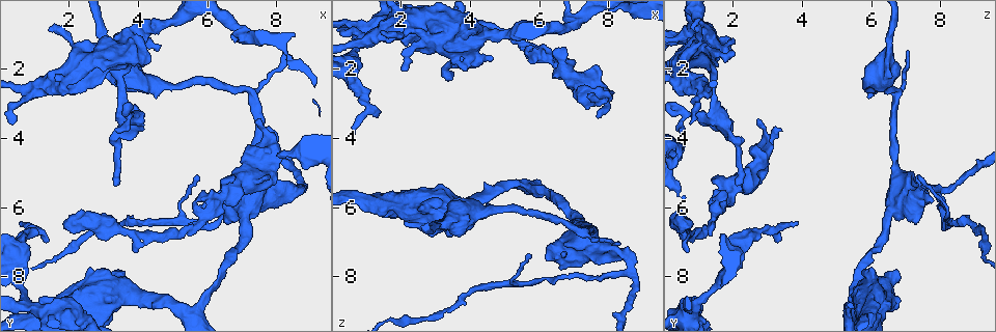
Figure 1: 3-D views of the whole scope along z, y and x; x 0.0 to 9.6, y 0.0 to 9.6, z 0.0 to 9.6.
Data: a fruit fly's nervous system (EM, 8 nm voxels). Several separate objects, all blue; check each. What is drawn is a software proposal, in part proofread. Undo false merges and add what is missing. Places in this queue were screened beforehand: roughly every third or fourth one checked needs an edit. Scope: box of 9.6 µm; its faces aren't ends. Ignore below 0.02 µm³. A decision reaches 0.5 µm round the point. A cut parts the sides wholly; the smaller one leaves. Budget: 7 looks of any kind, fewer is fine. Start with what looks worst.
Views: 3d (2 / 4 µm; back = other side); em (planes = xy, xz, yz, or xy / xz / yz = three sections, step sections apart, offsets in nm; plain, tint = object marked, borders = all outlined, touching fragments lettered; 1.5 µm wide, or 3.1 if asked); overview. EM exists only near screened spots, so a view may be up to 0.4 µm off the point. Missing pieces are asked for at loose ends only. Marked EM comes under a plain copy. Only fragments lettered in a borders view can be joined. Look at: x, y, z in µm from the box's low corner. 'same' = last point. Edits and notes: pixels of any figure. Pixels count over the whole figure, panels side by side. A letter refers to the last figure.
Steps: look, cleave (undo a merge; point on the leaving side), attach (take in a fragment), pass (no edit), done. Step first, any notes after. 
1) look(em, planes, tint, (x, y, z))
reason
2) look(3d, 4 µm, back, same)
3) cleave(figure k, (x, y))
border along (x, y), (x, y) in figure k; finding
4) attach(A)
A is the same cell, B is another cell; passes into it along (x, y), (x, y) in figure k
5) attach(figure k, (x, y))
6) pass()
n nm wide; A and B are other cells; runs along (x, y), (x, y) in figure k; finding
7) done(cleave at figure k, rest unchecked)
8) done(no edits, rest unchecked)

look(3d, 2 µm, (1.85, 6.60, 0.70))
branch stops here

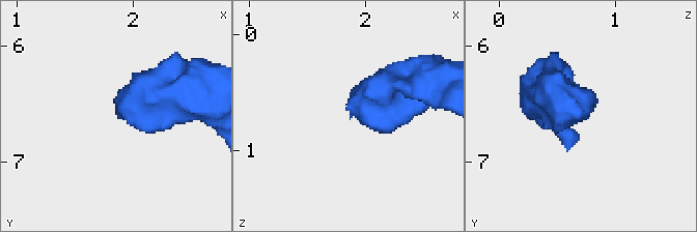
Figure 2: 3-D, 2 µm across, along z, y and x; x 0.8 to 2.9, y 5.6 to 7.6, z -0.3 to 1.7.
look(em, xy, step 8, tint, (1.86, 6.56, 0.68))

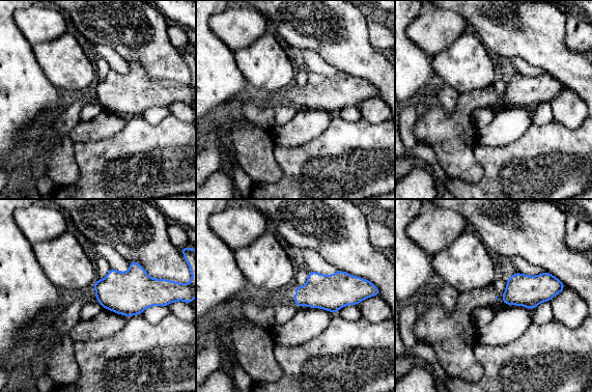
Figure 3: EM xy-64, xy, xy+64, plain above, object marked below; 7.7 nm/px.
look(em, planes, borders, same)
cut it another way

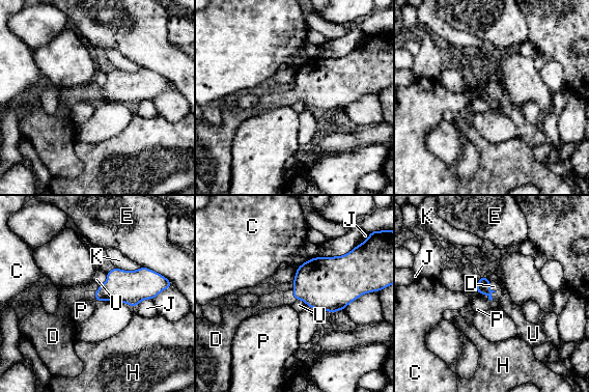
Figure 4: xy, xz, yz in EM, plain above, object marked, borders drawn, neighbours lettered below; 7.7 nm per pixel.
attach(D)
D is the same cell, C, E, H, J, K, P and U are other cells; passes into it along (483, 285), (488, 287), (494, 286) in figure 4; it goes on there

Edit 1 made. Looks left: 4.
look(em, planes, borders, (6.75, 5.25, 1.35))
free end

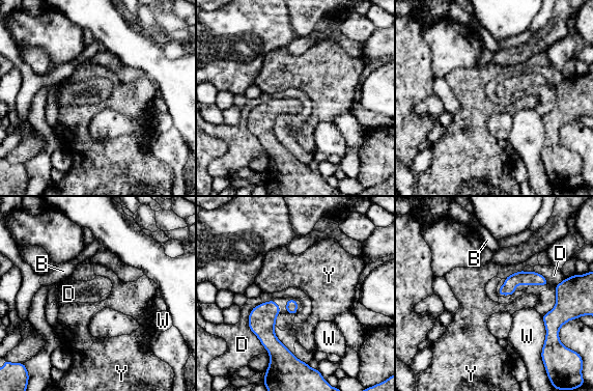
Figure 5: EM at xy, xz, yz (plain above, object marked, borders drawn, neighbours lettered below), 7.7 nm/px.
pass()
B, D, W and Y are other cells; border along (273, 299), (248, 319), (270, 356) in figure 5; none of them fits

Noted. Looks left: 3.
look(em, yz, step 8, borders, (0.60, 6.45, 3.90))
an open end

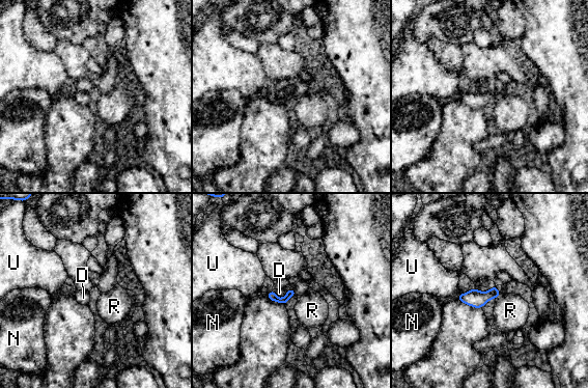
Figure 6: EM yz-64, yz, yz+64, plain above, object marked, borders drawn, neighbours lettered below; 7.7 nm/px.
look(em, planes, borders, same)

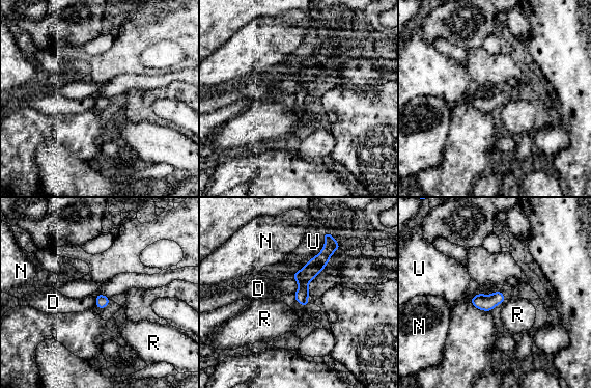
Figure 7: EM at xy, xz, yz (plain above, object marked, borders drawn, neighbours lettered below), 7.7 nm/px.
pass()
D, N, R and U are other cells; border along (309, 303), (304, 307) in figure 7; none of them fits

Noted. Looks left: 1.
done(attach at figure 4, rest unchecked)

